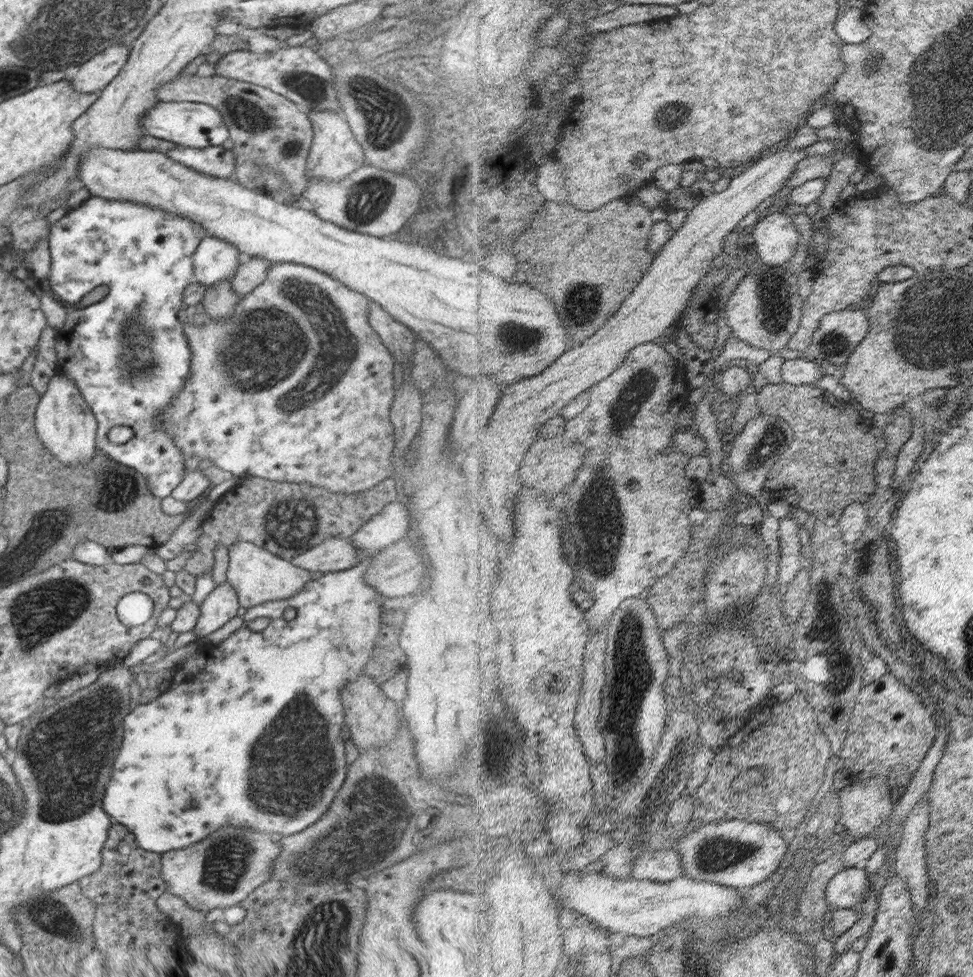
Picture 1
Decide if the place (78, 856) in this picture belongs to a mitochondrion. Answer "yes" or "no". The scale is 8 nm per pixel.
no

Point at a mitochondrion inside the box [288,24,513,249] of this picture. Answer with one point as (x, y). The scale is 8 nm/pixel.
(382, 125)

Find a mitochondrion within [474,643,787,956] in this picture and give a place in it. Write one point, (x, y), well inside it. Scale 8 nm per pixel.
(720, 856)

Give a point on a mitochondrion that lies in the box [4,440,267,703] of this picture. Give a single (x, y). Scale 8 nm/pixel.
(51, 610)

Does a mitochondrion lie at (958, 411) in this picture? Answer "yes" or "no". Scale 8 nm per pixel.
no

